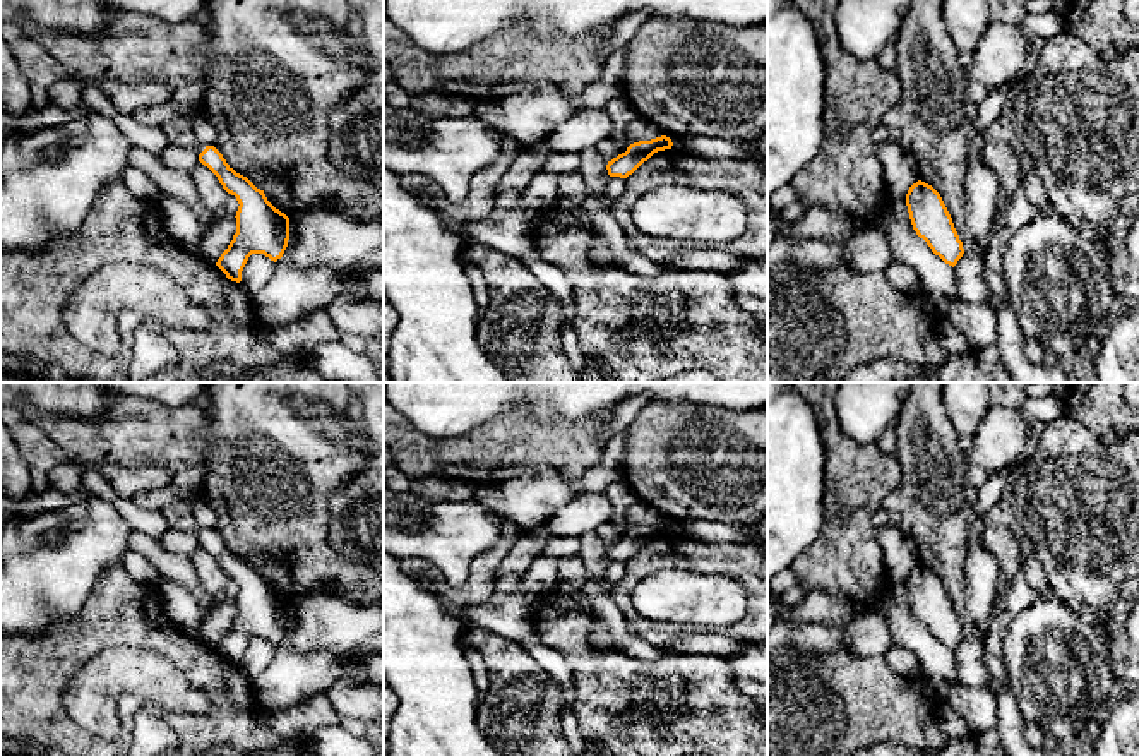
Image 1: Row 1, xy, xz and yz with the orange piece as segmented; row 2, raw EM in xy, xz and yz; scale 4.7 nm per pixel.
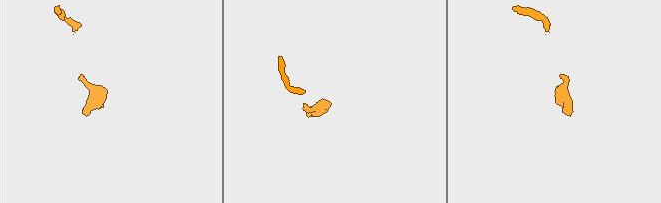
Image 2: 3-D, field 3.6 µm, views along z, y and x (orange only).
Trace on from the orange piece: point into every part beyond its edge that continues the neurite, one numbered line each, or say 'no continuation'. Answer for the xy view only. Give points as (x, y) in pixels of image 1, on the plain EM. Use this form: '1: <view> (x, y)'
1: xy (178, 515)
2: xy (292, 678)

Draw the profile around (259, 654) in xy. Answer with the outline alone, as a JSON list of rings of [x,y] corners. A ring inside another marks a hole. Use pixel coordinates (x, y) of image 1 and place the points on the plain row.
[[[252,638],[242,655],[242,670],[253,682],[274,662],[274,645],[264,638]]]

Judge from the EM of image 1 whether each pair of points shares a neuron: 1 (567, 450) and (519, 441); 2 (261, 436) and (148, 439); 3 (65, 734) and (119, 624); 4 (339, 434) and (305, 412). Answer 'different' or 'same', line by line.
1: same
2: different
3: same
4: same

